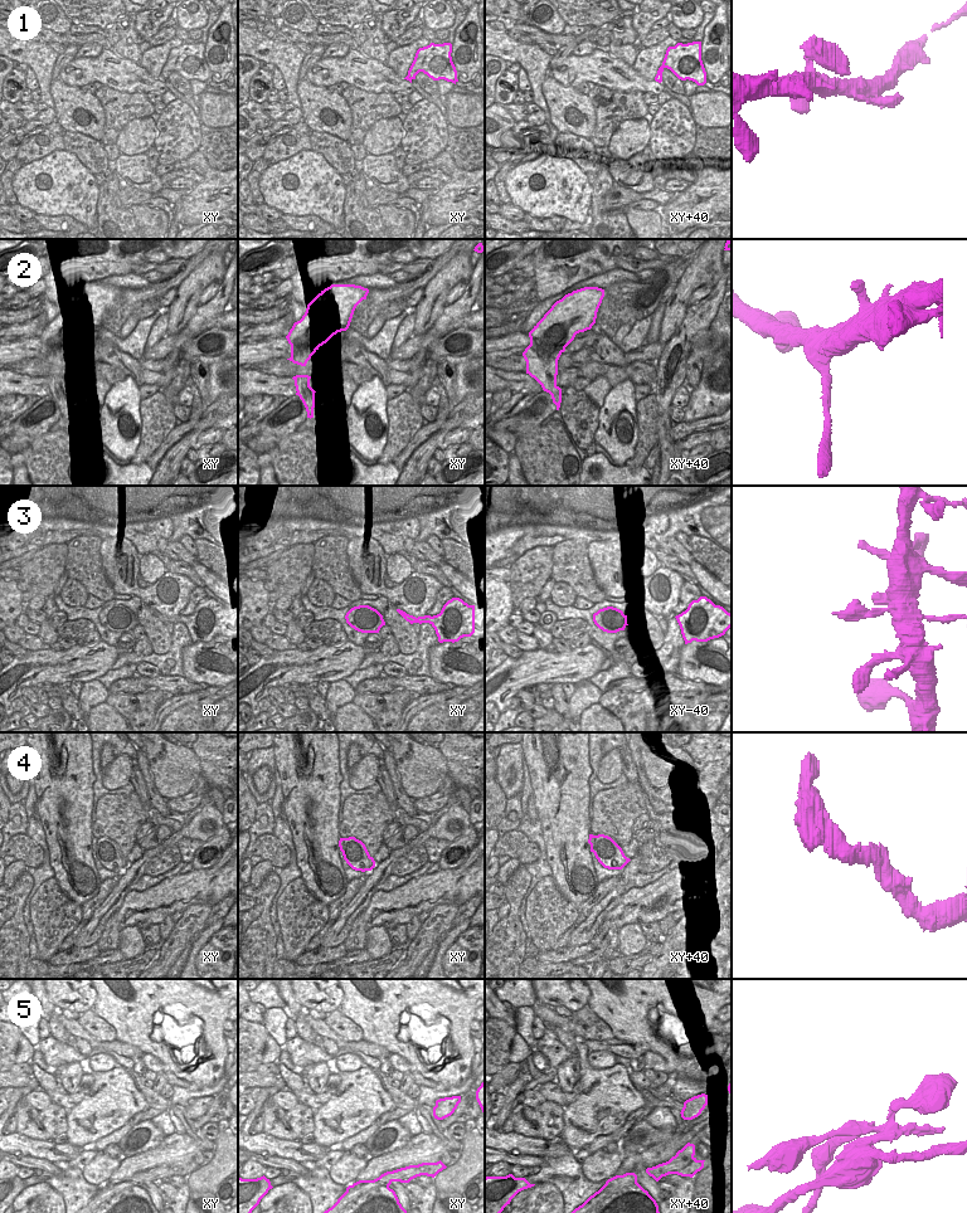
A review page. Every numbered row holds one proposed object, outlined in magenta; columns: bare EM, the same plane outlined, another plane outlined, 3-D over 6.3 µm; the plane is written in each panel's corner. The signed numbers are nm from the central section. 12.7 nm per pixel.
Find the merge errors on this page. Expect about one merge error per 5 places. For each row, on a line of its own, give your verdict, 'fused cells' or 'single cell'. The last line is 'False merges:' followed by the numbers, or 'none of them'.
1: single cell
2: fused cells
3: single cell
4: single cell
5: fused cells
False merges: 2, 5

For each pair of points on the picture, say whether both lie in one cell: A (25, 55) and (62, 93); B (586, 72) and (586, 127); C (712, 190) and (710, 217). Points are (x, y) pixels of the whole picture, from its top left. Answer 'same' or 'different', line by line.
A: different
B: different
C: same

